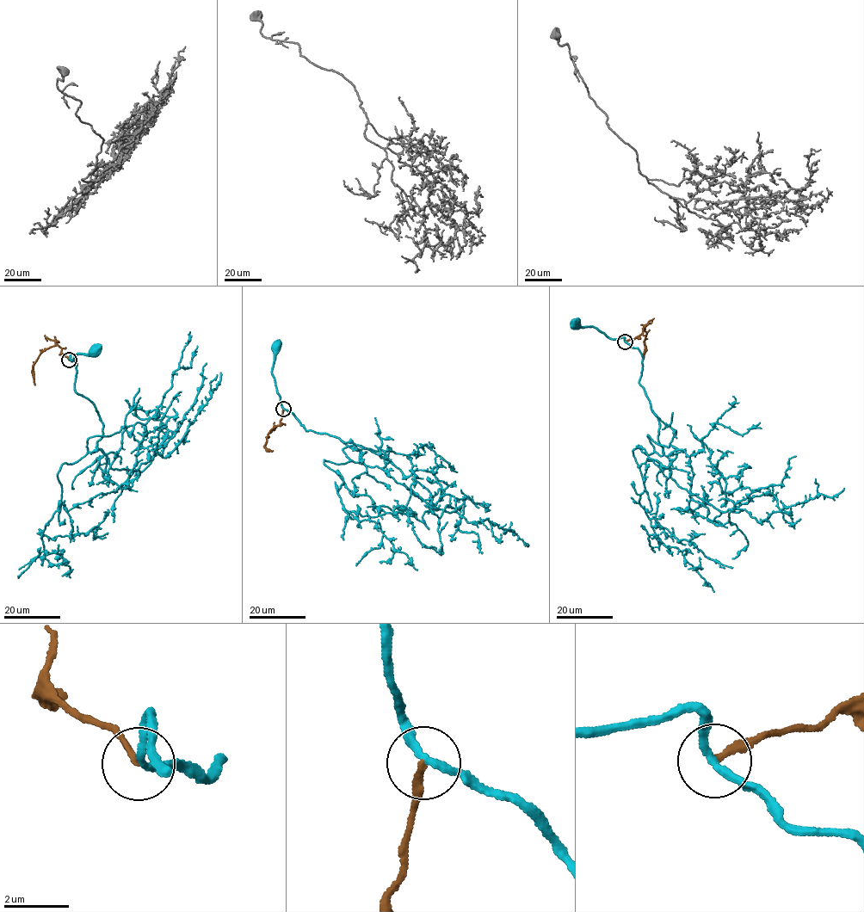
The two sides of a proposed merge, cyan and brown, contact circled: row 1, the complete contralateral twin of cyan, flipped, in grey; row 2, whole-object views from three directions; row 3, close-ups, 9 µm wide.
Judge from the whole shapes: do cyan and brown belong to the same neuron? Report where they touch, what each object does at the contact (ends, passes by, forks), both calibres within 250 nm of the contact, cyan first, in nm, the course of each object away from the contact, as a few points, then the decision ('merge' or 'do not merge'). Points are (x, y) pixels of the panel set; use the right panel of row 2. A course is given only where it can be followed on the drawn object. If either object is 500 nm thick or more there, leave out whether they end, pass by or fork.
at (625, 342); cyan passes by; brown ends there; 220 nm thick on the cyan side, 180 nm on the other; cyan runs (625, 342), (623, 337), (609, 338), (593, 327), (580, 328), (574, 324); brown runs (625, 342), (638, 336), (642, 328), (646, 332), (642, 360); do not merge

